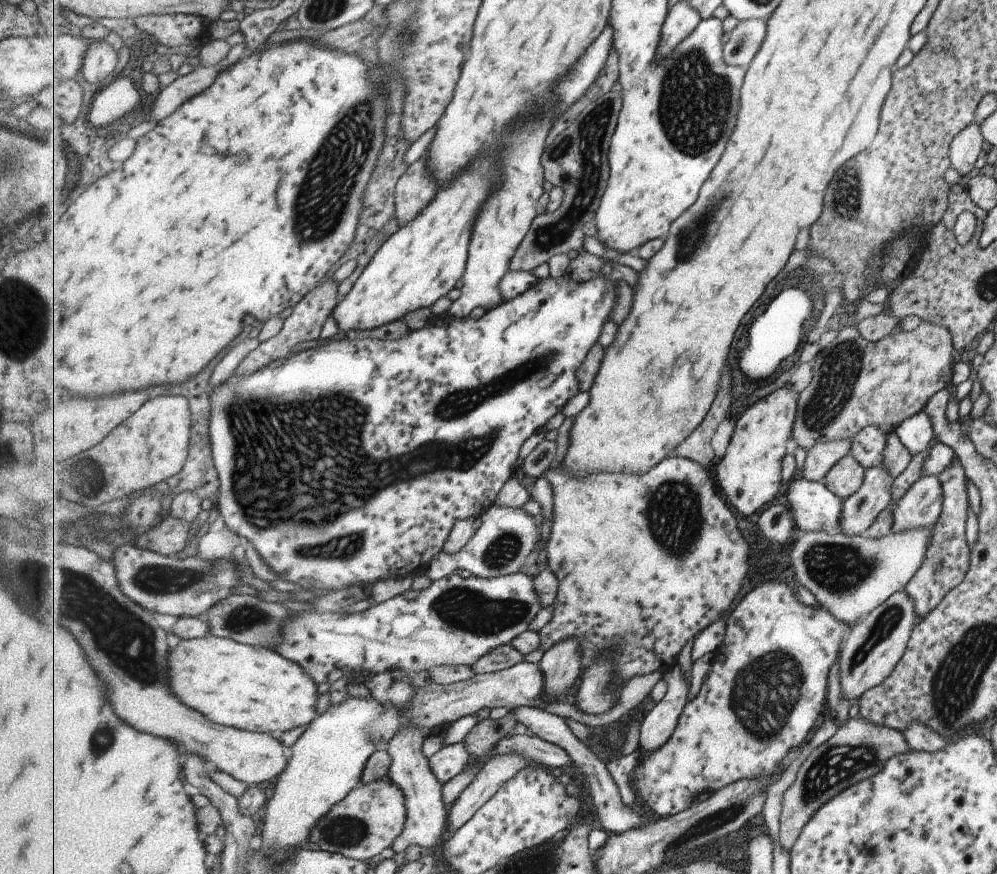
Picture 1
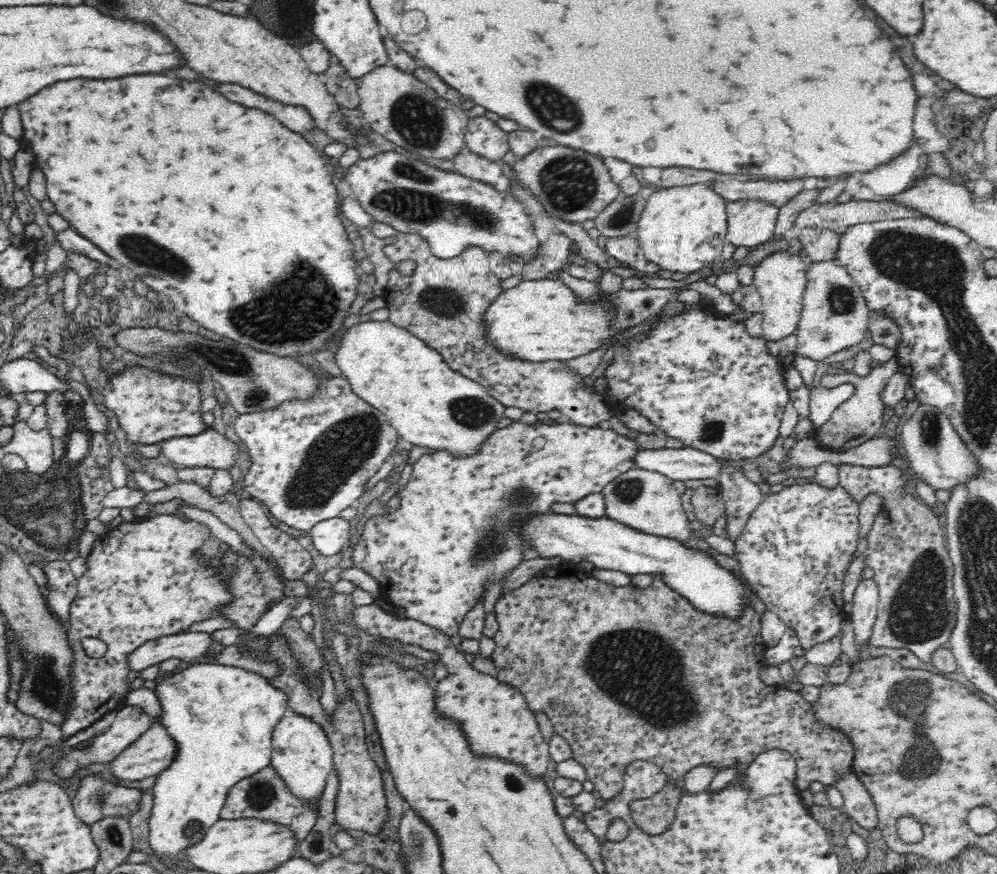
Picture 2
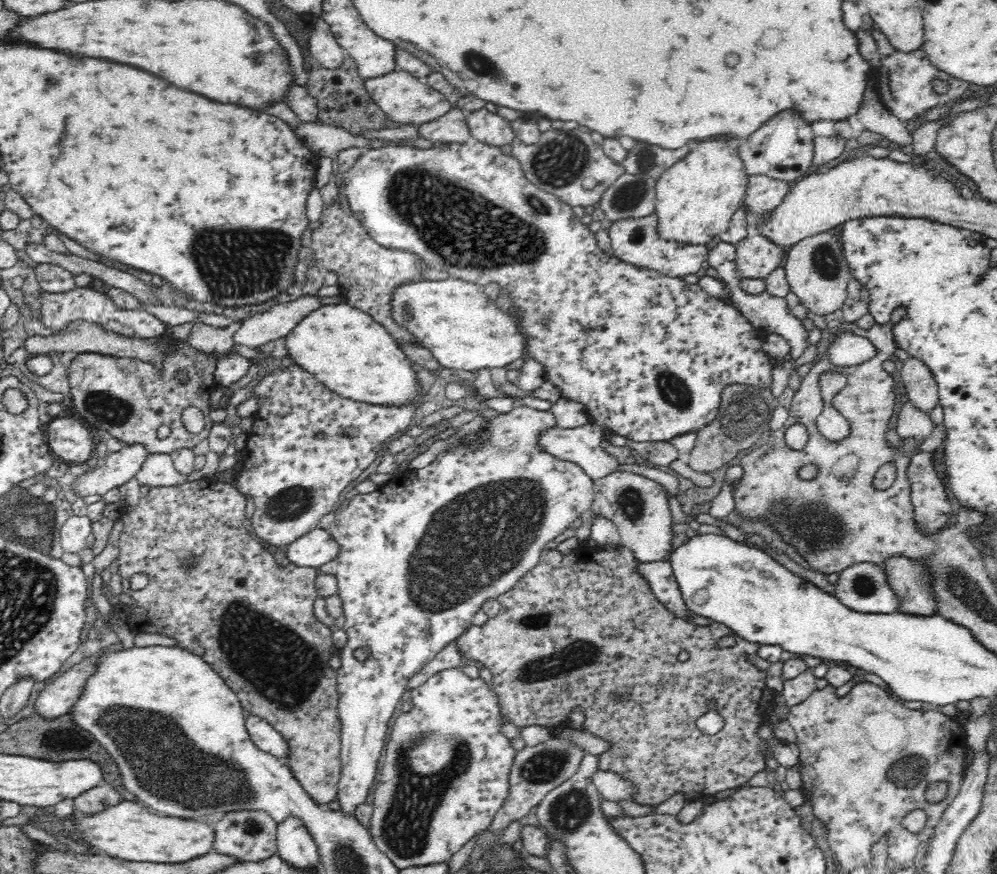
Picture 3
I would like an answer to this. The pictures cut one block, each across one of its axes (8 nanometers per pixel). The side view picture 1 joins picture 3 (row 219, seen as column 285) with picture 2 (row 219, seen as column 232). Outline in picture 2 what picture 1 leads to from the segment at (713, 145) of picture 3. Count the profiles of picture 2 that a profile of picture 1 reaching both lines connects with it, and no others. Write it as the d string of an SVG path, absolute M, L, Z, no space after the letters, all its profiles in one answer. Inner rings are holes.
M704 183L656 188L646 199L634 234L641 253L662 270L686 275L718 261L727 241L726 202Z

